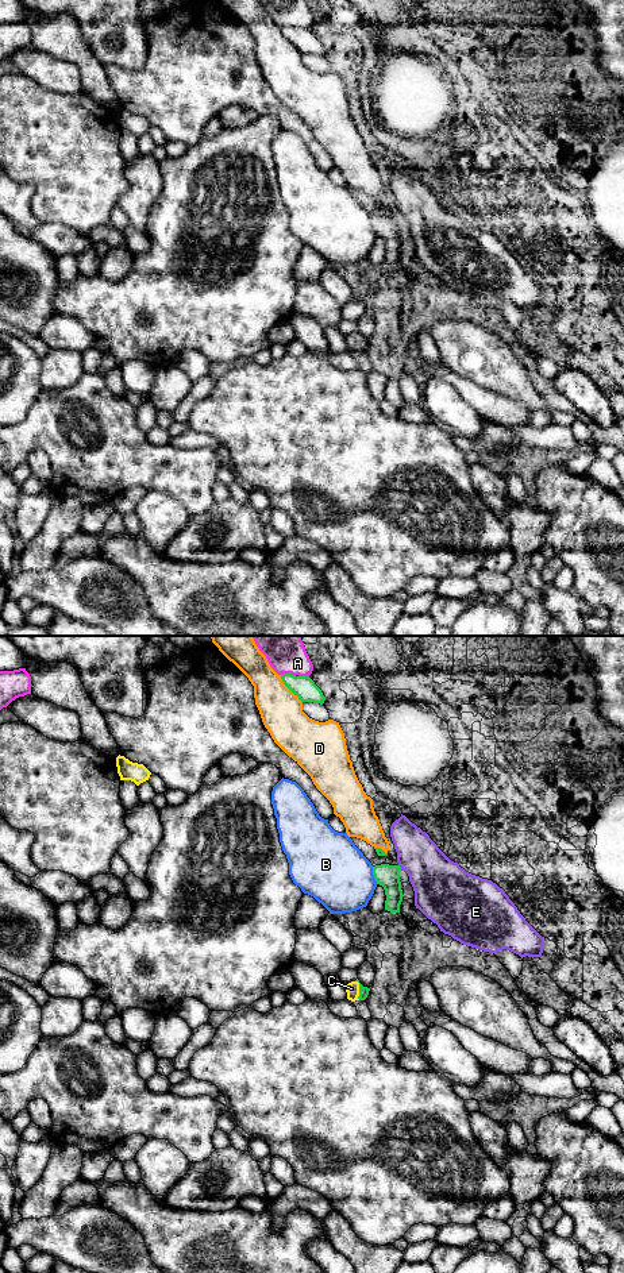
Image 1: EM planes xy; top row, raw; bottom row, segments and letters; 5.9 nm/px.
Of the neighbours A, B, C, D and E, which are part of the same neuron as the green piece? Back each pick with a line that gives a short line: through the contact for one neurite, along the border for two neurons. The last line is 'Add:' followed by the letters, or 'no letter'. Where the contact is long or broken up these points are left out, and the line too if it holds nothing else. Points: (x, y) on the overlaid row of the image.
C: line xy (364, 991), (359, 990), (351, 988)
Add: C

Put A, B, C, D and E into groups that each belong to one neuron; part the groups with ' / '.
A / B / C / D / E

